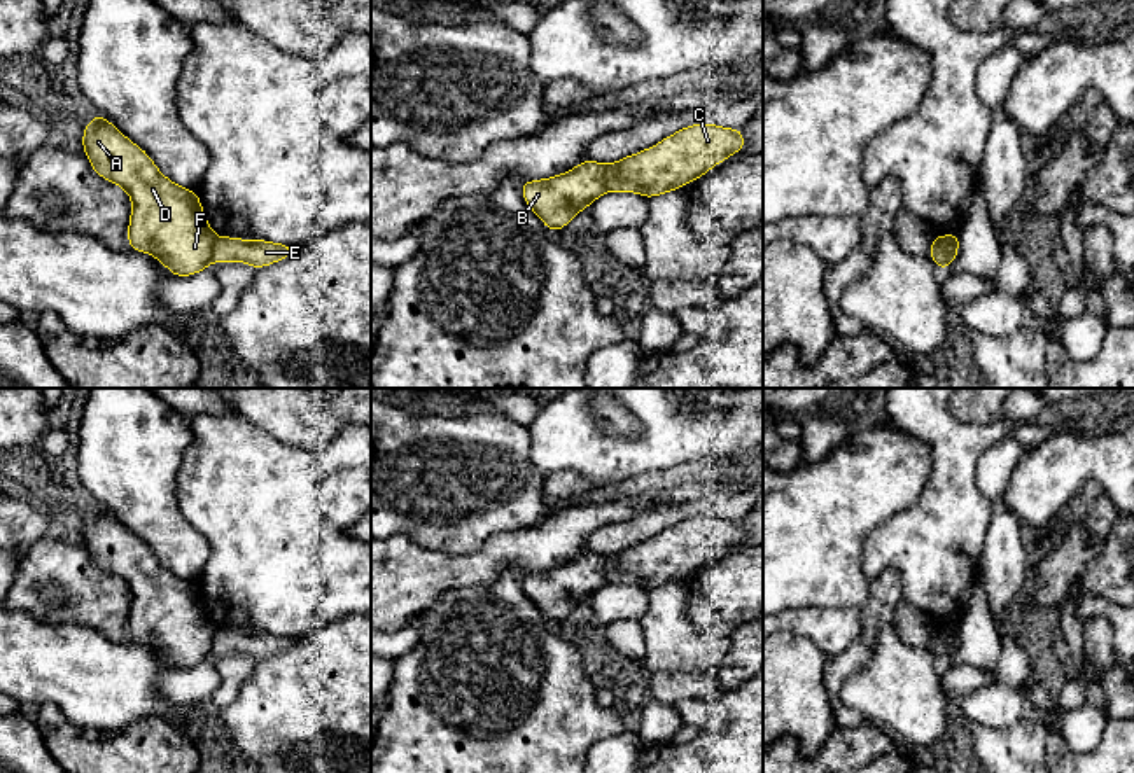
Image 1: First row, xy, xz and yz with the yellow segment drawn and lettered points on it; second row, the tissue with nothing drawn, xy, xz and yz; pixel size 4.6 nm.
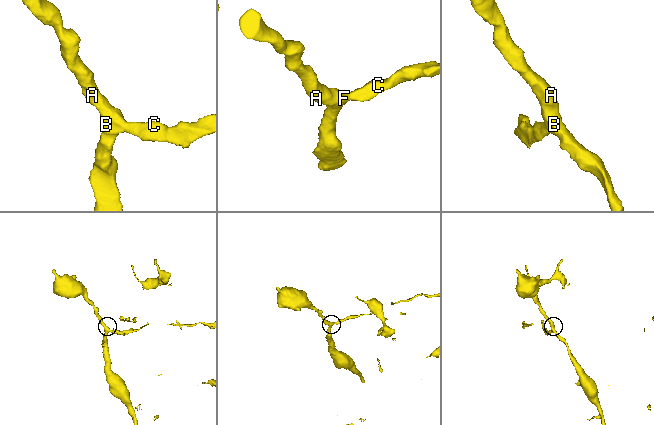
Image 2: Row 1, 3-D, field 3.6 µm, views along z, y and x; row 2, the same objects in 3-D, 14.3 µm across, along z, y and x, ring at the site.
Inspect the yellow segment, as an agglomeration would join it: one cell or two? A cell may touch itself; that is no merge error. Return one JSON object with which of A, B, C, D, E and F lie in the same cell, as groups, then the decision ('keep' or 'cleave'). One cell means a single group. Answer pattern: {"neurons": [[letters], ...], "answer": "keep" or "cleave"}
{"neurons": [["A", "B", "D", "F"], ["C", "E"]], "answer": "cleave"}

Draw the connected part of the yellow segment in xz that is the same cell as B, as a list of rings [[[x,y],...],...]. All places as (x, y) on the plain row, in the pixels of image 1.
[[[586,551],[556,568],[523,574],[520,581],[530,602],[556,624],[607,584],[604,561],[606,556]]]

